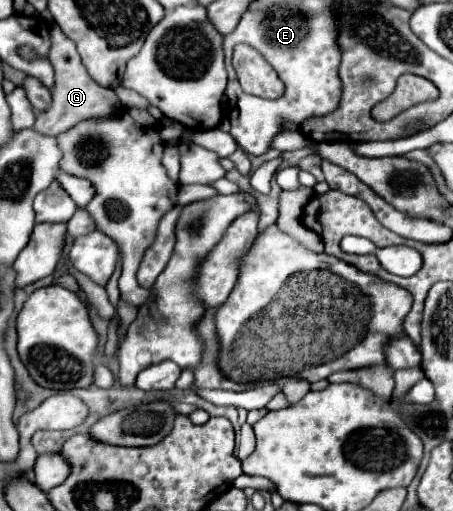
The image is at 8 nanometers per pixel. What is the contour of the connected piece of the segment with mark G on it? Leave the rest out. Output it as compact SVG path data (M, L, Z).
M56 24L50 28L50 40L52 40L52 46L50 46L48 58L56 72L56 86L52 90L52 106L46 112L40 112L36 116L36 126L34 126L34 130L44 136L56 136L56 134L68 130L72 124L76 124L82 118L106 116L120 104L114 90L104 90L104 86L96 86L96 82L92 82L92 78L88 78L88 74L80 62L80 56L74 48L74 42L70 38L66 38Z

